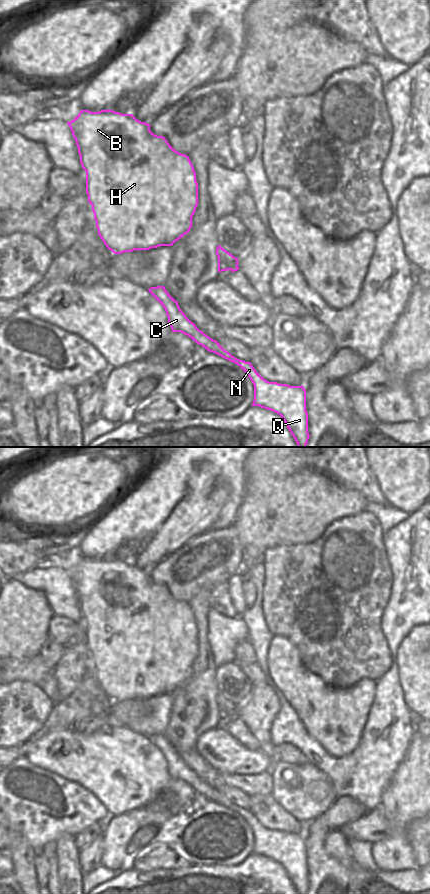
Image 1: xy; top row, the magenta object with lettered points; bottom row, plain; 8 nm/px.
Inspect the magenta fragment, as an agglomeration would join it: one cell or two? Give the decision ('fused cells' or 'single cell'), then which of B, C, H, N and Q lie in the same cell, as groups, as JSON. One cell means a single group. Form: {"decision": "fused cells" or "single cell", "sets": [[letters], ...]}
{"decision": "fused cells", "sets": [["B", "H"], ["C", "N", "Q"]]}

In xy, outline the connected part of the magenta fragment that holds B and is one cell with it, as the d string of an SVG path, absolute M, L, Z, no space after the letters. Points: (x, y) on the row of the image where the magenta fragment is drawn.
M81 110L67 124L86 171L86 193L98 235L109 250L122 254L172 246L190 231L198 205L198 183L187 155L177 152L132 114Z

